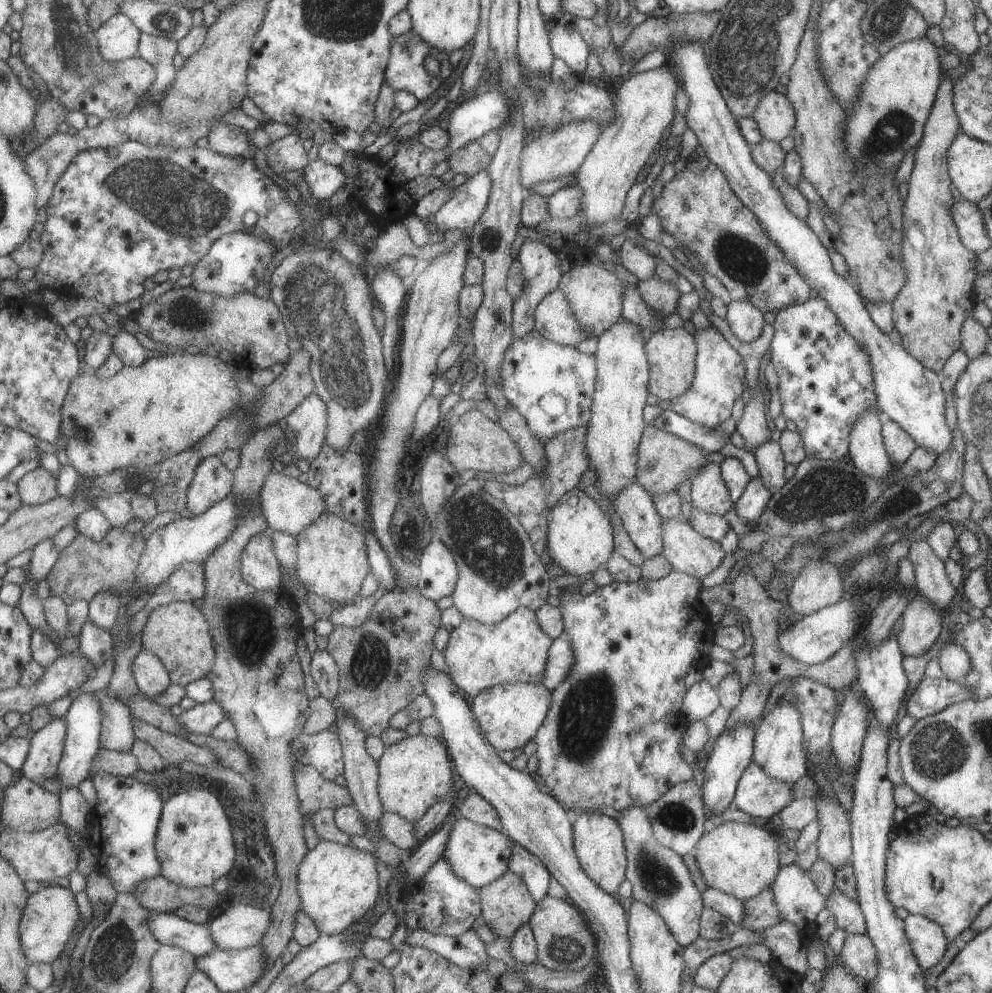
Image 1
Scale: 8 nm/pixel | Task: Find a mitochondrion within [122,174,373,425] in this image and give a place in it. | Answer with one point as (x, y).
(188, 313)

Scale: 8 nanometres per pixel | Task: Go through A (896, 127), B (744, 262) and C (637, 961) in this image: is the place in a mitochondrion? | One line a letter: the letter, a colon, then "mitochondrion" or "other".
A: mitochondrion
B: mitochondrion
C: other

